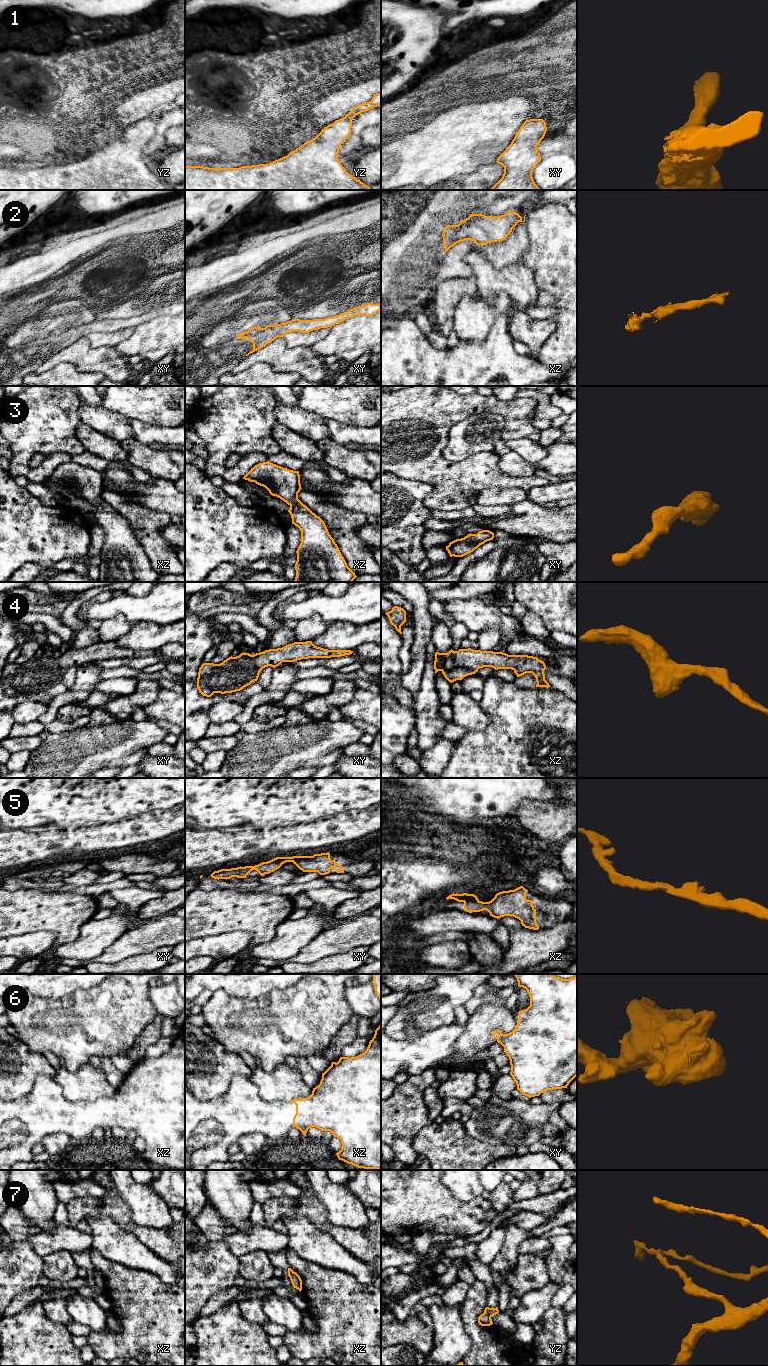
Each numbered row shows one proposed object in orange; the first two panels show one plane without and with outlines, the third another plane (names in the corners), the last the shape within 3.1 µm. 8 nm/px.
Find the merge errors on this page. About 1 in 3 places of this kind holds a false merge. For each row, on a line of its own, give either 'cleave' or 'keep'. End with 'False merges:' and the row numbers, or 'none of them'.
1: keep
2: keep
3: keep
4: keep
5: keep
6: keep
7: keep
False merges: none of them

